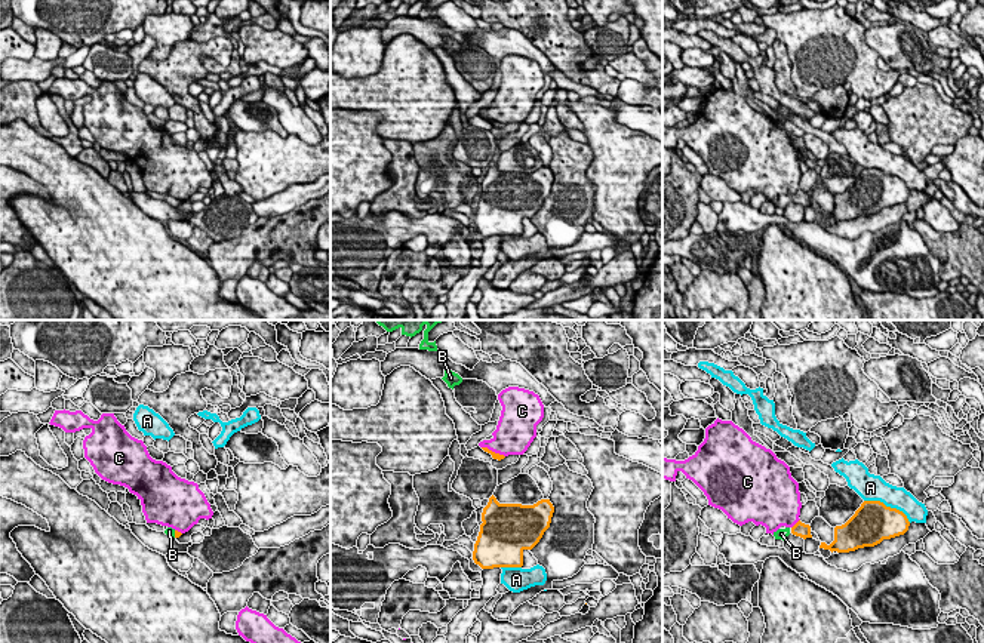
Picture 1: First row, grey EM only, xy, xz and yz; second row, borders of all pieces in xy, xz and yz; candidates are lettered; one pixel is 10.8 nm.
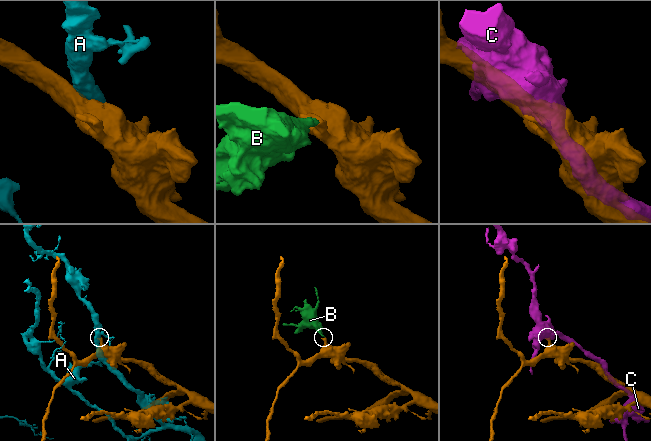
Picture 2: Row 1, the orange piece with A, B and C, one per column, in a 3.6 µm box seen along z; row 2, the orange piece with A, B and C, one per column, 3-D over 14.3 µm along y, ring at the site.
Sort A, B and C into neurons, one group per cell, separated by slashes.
A / B / C

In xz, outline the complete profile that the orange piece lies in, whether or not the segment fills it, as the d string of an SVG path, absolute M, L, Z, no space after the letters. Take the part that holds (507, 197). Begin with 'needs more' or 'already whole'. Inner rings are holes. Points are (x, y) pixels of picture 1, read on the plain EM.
already whole | M492 163L482 181L473 228L482 237L522 236L523 219L532 218L550 196L550 167L533 173L499 172Z

